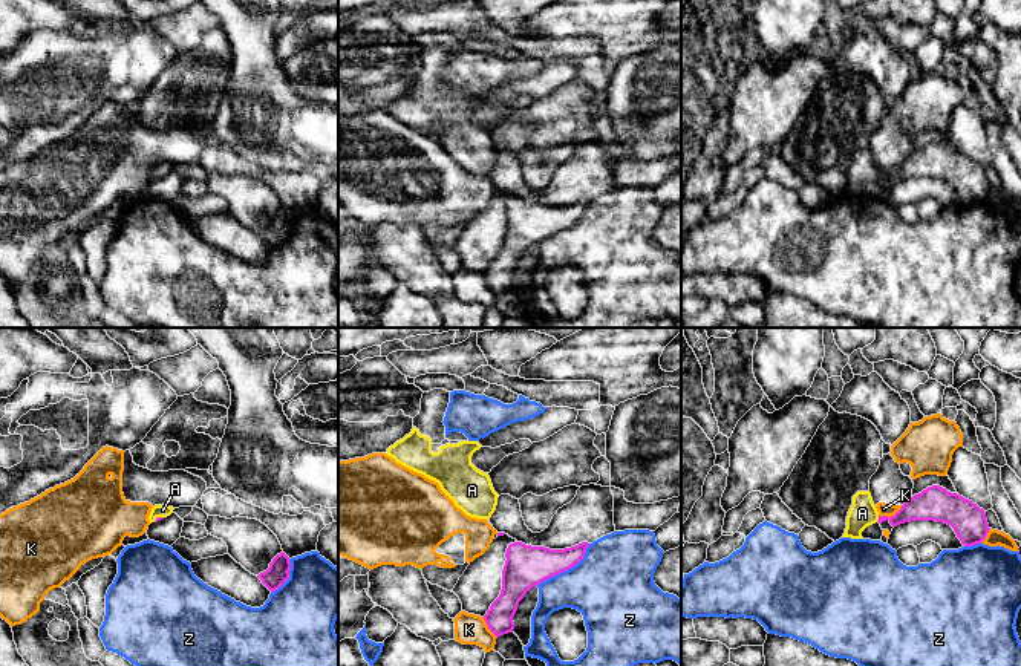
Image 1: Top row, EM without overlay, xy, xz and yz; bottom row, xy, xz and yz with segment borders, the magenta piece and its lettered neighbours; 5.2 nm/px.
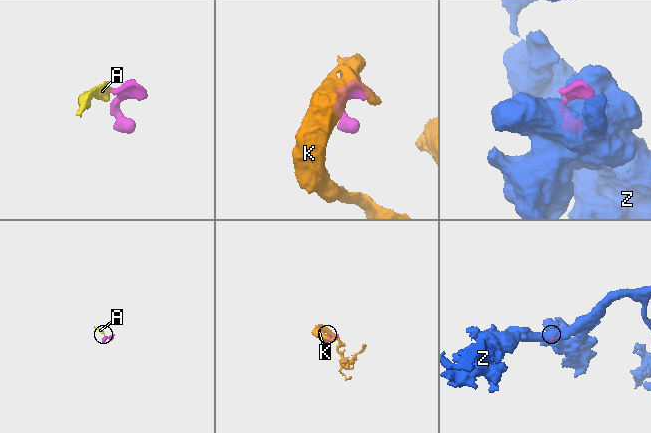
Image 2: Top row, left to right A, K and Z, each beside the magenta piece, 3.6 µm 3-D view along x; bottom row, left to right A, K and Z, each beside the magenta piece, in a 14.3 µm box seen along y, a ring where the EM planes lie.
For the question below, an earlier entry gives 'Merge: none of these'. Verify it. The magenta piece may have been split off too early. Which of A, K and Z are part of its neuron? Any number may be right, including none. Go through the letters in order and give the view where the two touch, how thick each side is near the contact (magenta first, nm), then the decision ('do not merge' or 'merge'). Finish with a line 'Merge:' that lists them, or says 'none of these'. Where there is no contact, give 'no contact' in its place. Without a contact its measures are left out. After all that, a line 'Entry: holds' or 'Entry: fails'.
A: contact in yz; calibres 140 and 140 nm; merge
K: contact in yz; calibres 180 and 70 nm; do not merge
Z: contact in xz; calibres 220 and 400 nm; do not merge
Merge: A
Entry: fails

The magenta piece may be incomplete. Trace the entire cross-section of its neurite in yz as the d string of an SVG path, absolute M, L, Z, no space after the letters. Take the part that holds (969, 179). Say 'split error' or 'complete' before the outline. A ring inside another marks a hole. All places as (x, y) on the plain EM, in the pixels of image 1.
split error; M932 142L908 156L891 175L879 171L869 147L857 149L842 194L863 196L862 188L866 184L885 178L892 184L911 178L944 179L954 185L964 204L981 201L990 187L983 165L957 150Z

